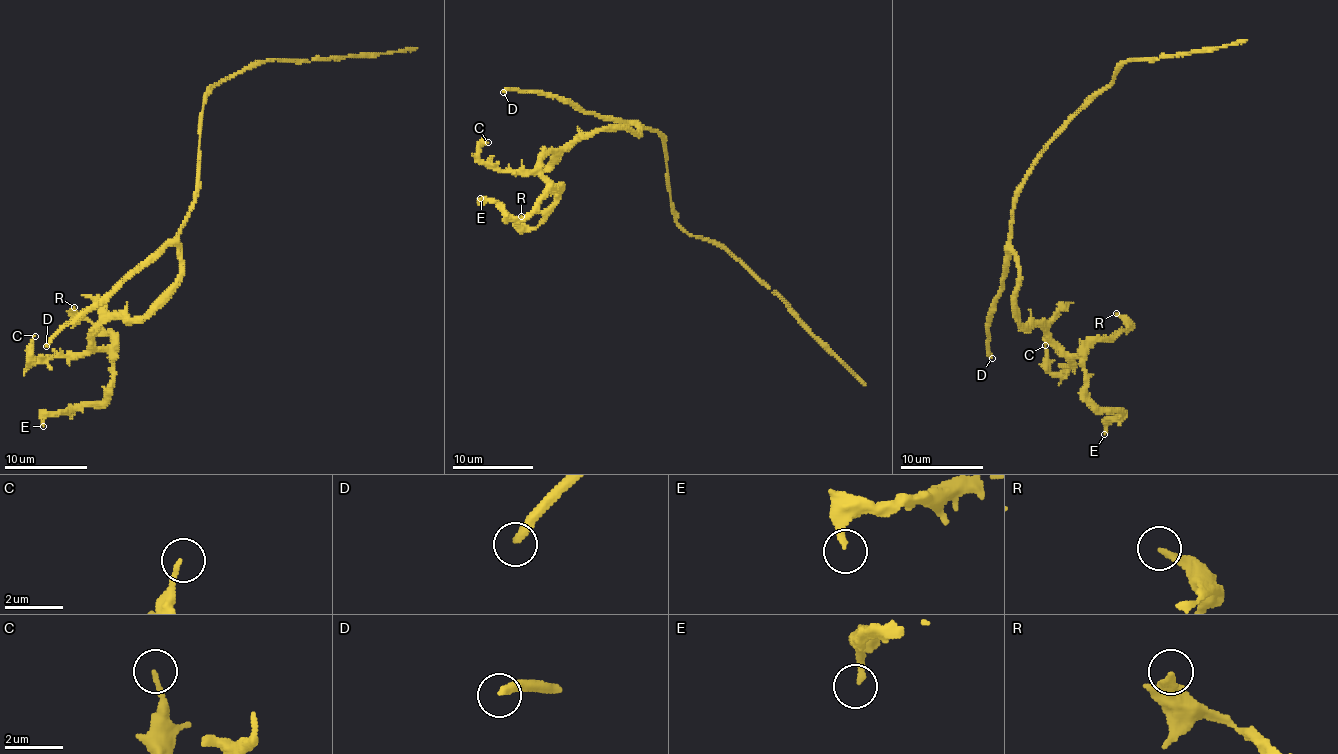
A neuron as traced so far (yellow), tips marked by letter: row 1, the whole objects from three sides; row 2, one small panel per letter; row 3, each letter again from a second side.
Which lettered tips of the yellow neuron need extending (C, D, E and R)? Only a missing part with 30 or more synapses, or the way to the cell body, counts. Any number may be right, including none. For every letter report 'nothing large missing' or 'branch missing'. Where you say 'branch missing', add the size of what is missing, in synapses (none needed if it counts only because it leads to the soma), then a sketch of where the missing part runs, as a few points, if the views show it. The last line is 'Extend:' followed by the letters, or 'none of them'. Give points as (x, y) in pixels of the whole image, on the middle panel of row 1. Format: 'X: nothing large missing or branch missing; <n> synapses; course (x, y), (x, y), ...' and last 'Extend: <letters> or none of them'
C: nothing large missing
D: nothing large missing
E: nothing large missing
R: nothing large missing
Extend: none of them

